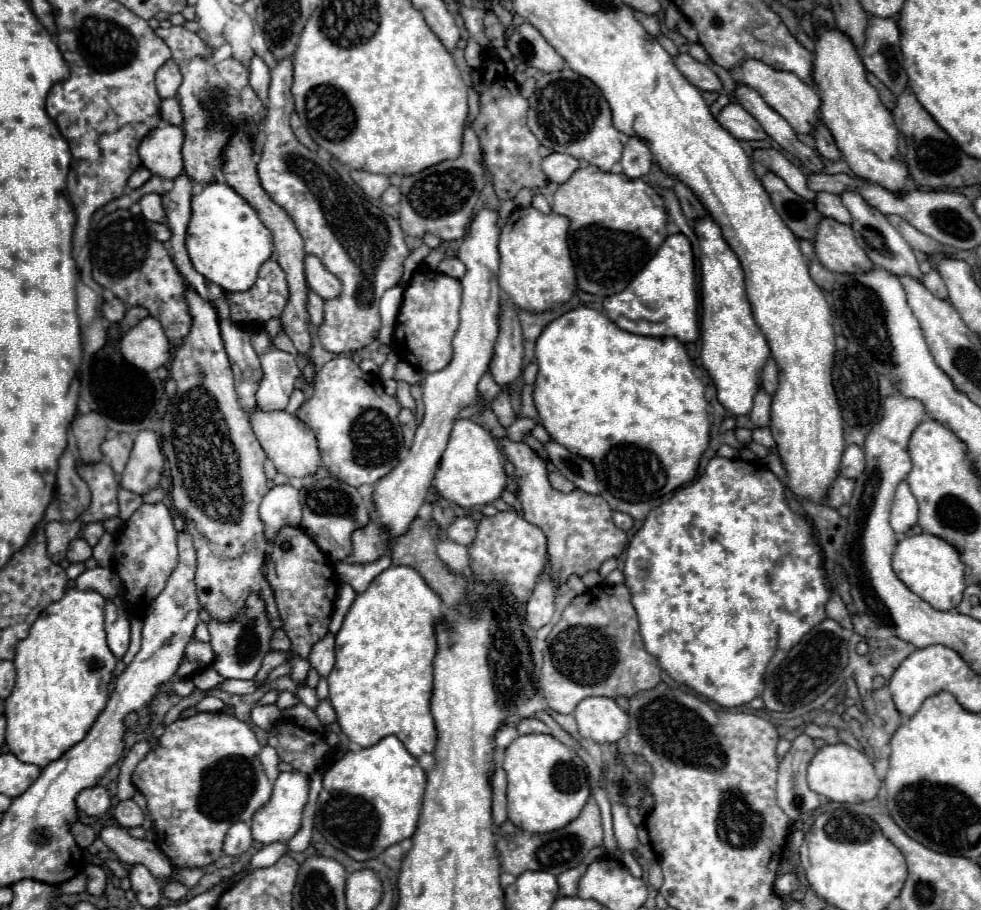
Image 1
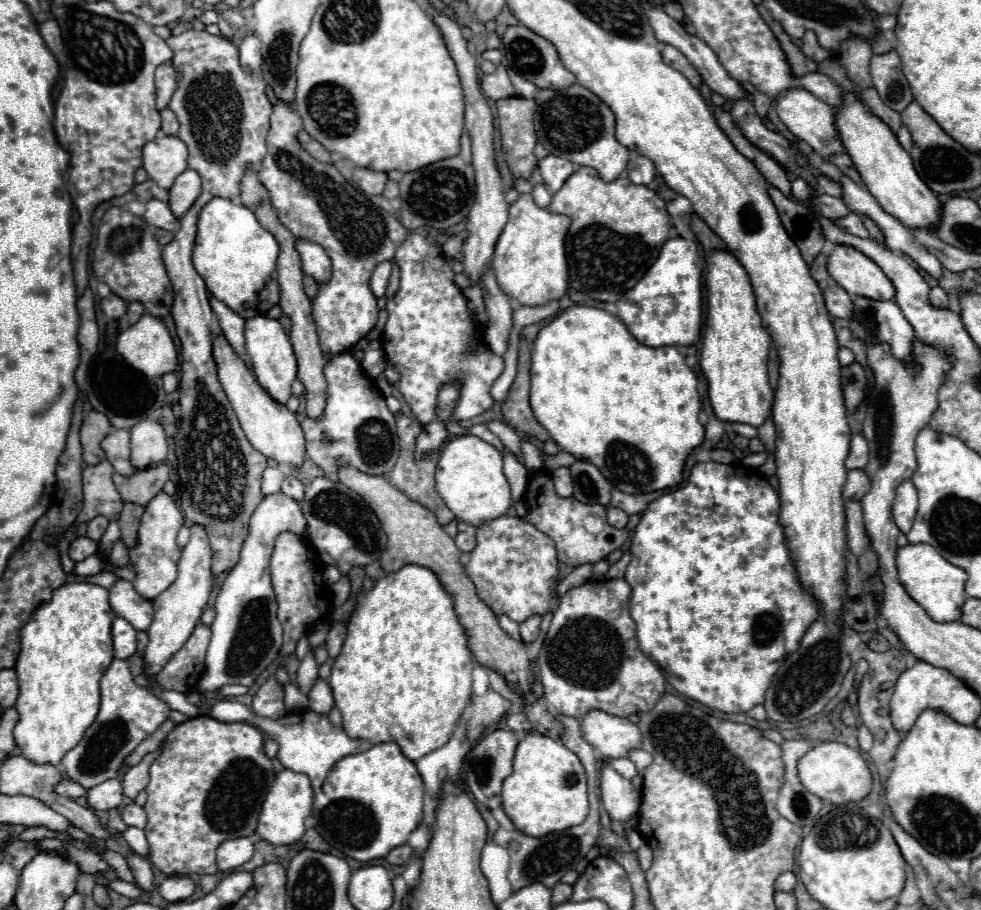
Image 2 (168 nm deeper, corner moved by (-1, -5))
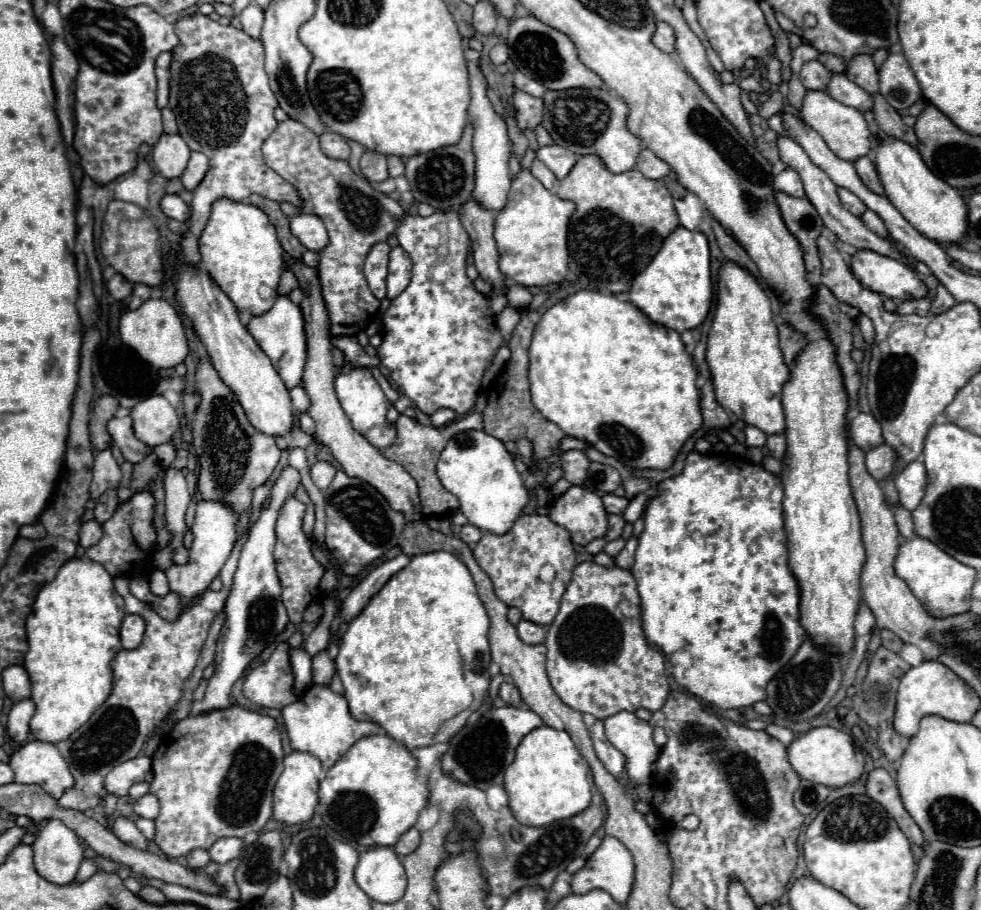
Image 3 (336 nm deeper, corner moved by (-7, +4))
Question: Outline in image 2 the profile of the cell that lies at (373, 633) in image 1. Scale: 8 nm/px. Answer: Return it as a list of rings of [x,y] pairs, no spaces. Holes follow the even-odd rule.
[[[405,565],[397,573],[381,577],[371,591],[359,597],[347,623],[347,637],[339,657],[333,663],[329,685],[335,707],[343,715],[343,729],[351,739],[365,739],[371,745],[397,741],[411,761],[443,747],[471,699],[473,659],[467,647],[465,631],[453,611],[453,599],[431,569]]]

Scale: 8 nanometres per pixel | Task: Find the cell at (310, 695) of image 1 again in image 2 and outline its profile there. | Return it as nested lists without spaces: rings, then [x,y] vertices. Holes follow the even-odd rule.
[[[313,651],[307,653],[307,657],[301,661],[299,665],[299,671],[297,671],[297,687],[301,693],[309,693],[313,683],[317,681],[317,663],[315,663],[315,657],[313,657]]]

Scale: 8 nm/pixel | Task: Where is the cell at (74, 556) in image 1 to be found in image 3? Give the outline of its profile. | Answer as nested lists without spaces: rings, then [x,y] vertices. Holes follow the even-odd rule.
[[[89,520],[89,522],[85,522],[81,526],[81,530],[79,530],[79,544],[83,548],[89,548],[89,546],[97,544],[99,538],[101,538],[101,524],[97,520]]]

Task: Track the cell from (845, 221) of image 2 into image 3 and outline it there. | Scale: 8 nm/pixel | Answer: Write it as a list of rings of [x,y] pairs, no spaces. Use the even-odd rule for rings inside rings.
[[[867,210],[867,212],[861,216],[861,220],[863,220],[863,224],[865,224],[871,232],[875,232],[877,236],[881,236],[881,238],[889,238],[889,240],[891,240],[891,236],[889,236],[889,232],[887,232],[883,220],[881,220],[873,210]]]

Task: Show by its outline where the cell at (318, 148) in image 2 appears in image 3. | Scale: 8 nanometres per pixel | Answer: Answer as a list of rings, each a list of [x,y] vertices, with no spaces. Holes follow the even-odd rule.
[[[323,132],[323,136],[319,136],[321,140],[321,148],[323,148],[323,154],[331,156],[331,158],[337,158],[337,160],[349,160],[349,144],[347,144],[347,138],[335,134],[335,132]]]

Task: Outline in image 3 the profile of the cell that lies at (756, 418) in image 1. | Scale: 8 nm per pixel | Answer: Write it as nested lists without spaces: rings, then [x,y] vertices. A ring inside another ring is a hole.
[[[783,434],[769,436],[769,438],[767,438],[767,448],[771,450],[771,456],[773,456],[773,458],[777,458],[777,460],[783,460],[783,456],[785,456],[785,448],[787,448],[785,436],[783,436]]]

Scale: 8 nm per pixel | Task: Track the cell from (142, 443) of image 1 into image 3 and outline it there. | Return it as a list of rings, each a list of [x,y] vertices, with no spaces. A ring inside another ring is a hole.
[[[149,396],[131,410],[135,436],[147,446],[159,446],[173,438],[179,428],[179,416],[165,396]]]

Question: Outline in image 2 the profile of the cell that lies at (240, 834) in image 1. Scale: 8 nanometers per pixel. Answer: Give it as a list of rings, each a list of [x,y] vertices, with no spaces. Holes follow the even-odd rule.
[[[235,837],[227,839],[217,847],[217,865],[219,871],[233,871],[247,863],[253,857],[253,839]]]

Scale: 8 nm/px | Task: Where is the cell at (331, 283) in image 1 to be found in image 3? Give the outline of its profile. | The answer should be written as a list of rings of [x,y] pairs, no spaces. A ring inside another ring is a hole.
[[[297,214],[291,218],[291,232],[301,240],[307,250],[321,252],[327,246],[327,230],[319,216]]]

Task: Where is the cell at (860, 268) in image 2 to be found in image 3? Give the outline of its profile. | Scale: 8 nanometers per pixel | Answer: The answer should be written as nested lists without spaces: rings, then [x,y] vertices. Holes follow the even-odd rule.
[[[859,250],[851,256],[851,272],[863,286],[893,300],[927,296],[925,282],[911,266],[871,250]]]

